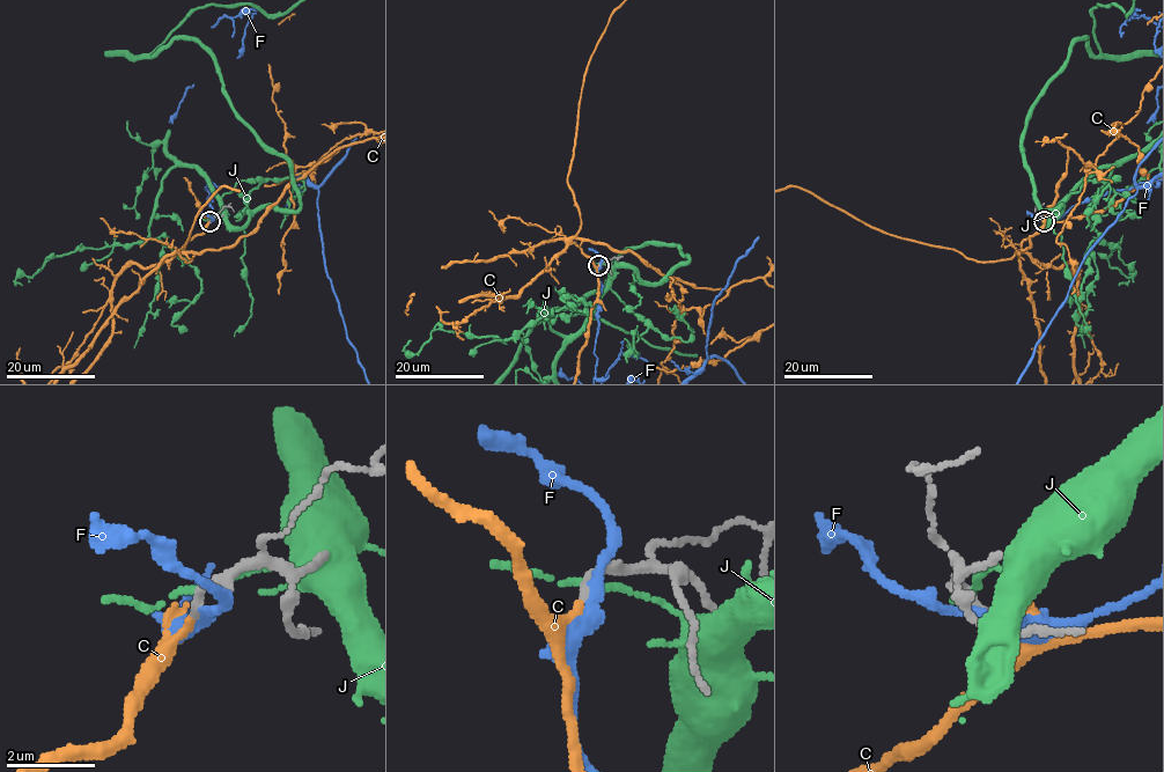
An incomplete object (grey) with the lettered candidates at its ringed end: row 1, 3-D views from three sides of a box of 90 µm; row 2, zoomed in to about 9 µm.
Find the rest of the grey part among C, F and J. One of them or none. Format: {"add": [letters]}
{"add": ["C"]}

